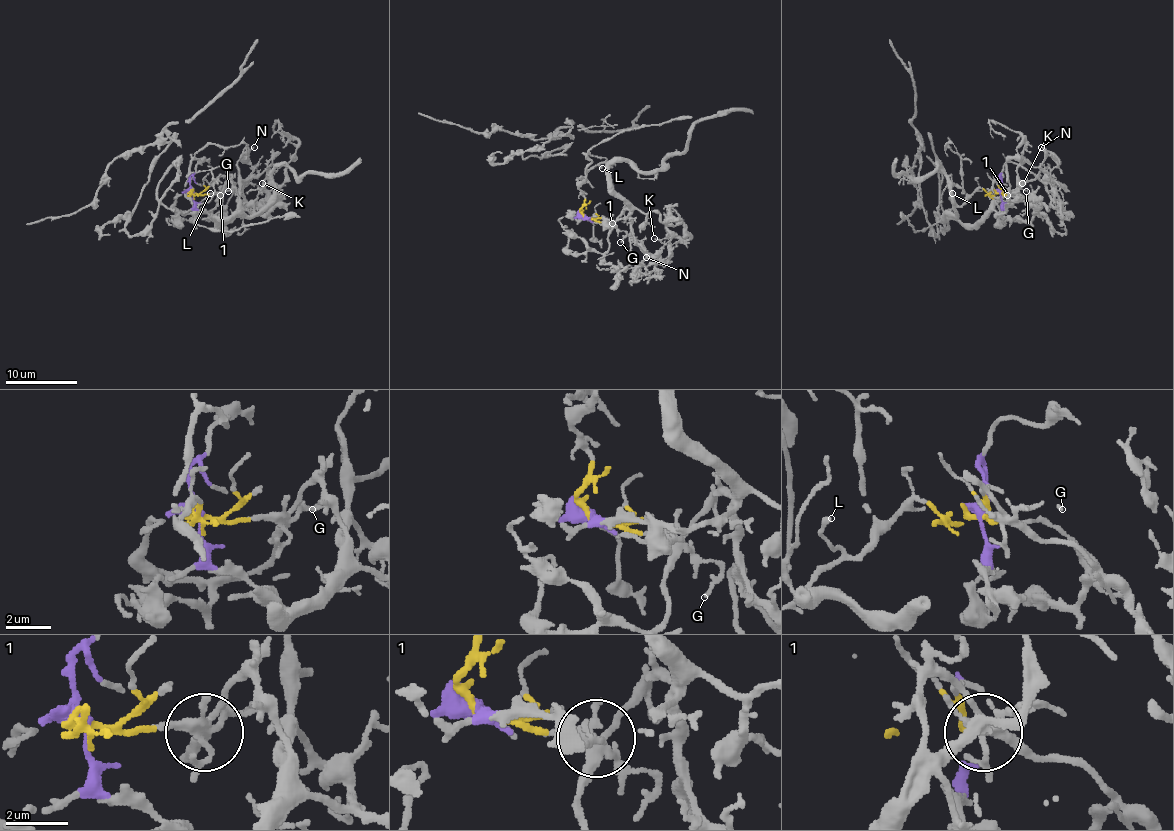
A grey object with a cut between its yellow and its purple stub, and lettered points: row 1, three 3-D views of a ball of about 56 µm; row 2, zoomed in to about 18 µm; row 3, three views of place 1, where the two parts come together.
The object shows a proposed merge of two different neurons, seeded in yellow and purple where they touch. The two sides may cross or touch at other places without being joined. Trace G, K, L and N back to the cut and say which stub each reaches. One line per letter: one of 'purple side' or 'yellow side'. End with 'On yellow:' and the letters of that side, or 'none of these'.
G: yellow side
K: purple side
L: yellow side
N: purple side
On yellow: G, L

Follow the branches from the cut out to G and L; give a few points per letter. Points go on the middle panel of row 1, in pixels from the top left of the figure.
G: (582, 215), (613, 223), (625, 234), (620, 243)
L: (582, 215), (580, 206), (584, 194), (580, 183), (586, 172), (597, 165), (602, 169)

